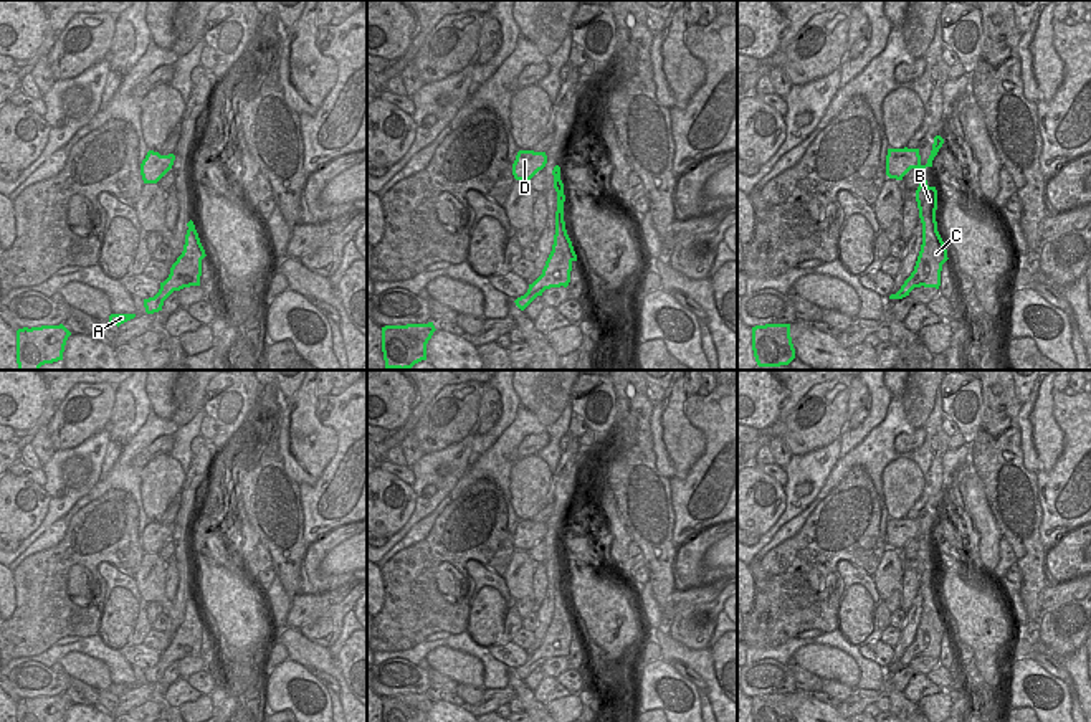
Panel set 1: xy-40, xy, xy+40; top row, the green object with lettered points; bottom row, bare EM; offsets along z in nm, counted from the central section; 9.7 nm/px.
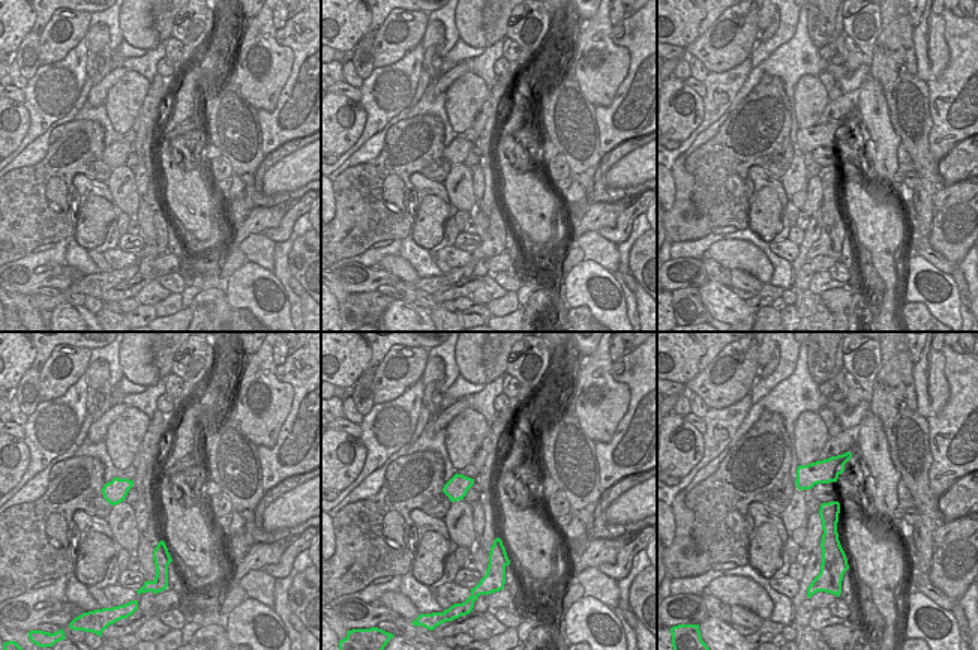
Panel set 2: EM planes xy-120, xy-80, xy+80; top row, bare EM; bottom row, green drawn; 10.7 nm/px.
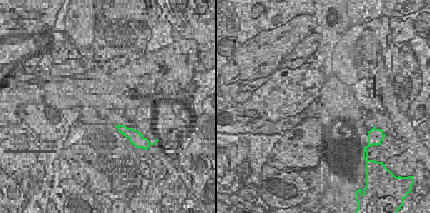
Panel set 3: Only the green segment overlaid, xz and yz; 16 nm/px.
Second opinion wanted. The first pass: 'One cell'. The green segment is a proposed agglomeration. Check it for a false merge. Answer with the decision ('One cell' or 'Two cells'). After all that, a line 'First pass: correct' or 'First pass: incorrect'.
Two cells
First pass: incorrect

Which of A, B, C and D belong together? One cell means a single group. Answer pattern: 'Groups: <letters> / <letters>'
Groups: A B C / D

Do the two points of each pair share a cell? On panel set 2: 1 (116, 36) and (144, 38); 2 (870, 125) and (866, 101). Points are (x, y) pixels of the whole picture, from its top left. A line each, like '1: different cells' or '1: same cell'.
1: different cells
2: same cell

